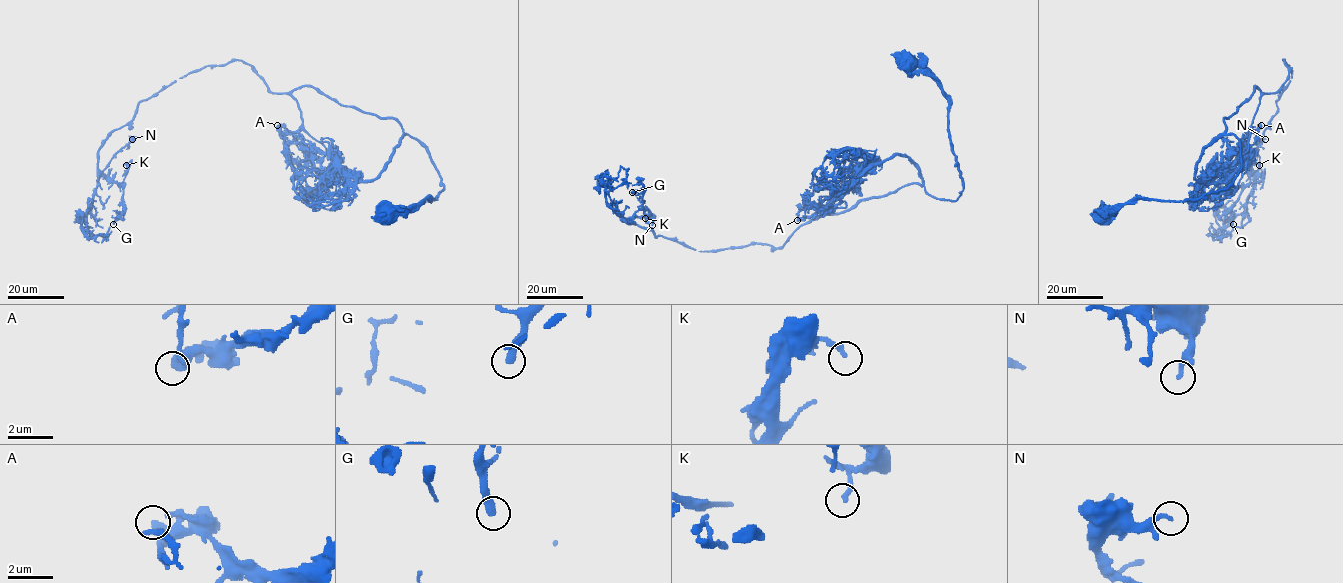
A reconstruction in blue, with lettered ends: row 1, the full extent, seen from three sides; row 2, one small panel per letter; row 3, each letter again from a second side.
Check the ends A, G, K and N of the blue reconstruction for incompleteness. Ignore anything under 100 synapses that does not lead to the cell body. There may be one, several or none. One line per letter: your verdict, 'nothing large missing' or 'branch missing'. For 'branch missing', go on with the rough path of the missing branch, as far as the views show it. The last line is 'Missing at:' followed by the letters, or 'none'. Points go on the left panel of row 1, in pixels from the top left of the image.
A: nothing large missing
G: nothing large missing
K: nothing large missing
N: nothing large missing
Missing at: none

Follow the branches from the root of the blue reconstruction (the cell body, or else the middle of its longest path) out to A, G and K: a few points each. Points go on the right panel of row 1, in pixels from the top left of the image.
A: (1102, 214), (1226, 189), (1240, 141), (1224, 134), (1204, 149), (1200, 180), (1261, 125)
G: (1102, 214), (1226, 189), (1241, 156), (1223, 119), (1275, 93), (1284, 60), (1233, 224)
K: (1102, 214), (1226, 189), (1241, 156), (1223, 119), (1275, 93), (1284, 60), (1250, 183), (1259, 165)

